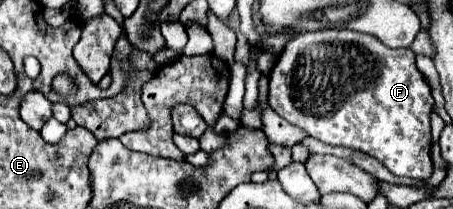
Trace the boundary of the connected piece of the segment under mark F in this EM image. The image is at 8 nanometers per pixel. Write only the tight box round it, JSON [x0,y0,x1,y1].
[269,29,433,179]

